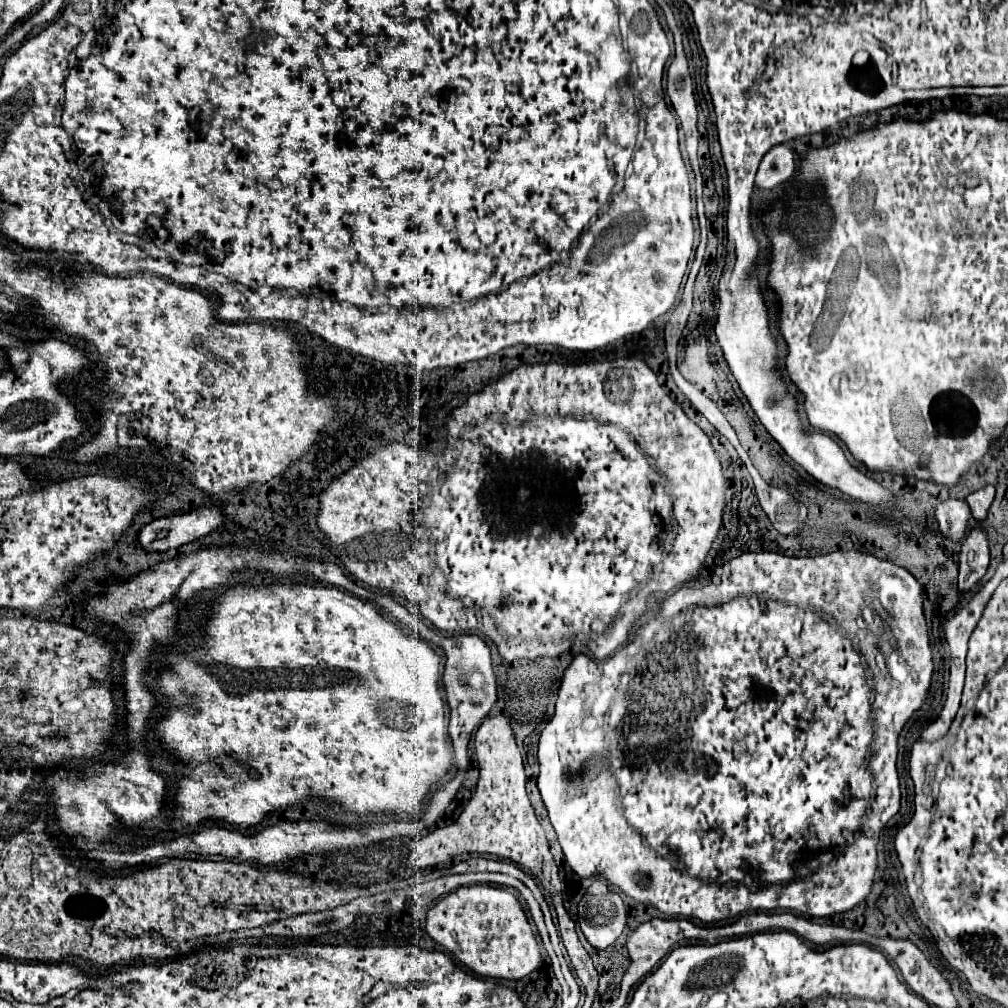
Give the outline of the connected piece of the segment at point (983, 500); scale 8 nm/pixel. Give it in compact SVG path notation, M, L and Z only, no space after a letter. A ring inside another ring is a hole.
M985 486L983 490L977 490L977 492L971 492L965 500L967 504L971 506L971 512L973 512L973 518L977 522L985 520L987 518L987 512L989 512L989 506L995 498L995 486Z

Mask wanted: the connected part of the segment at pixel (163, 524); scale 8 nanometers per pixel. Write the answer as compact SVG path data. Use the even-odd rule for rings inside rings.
M199 508L187 514L159 518L139 532L137 544L145 552L165 552L209 534L221 522L223 516L219 508Z

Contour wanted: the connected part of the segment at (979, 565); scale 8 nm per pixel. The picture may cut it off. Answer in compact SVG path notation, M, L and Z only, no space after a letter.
M975 528L967 534L959 554L959 592L971 592L985 576L989 566L989 542L983 530Z

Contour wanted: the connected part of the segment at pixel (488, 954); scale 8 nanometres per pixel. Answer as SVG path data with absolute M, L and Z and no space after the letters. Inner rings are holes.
M487 884L461 886L427 912L427 934L459 962L485 978L519 980L541 964L541 950L519 898Z

